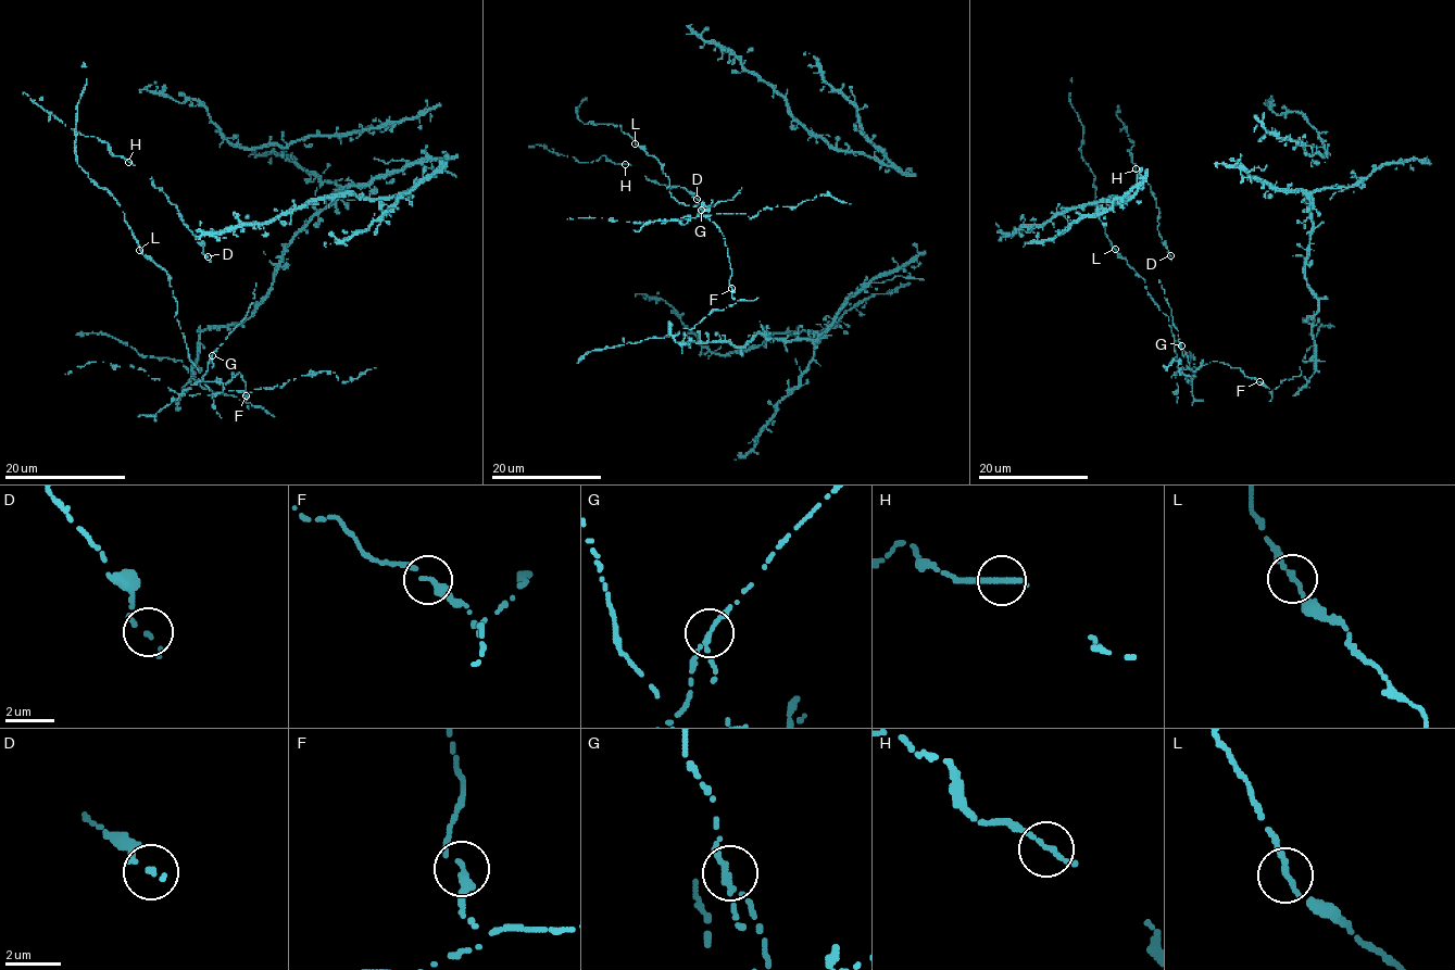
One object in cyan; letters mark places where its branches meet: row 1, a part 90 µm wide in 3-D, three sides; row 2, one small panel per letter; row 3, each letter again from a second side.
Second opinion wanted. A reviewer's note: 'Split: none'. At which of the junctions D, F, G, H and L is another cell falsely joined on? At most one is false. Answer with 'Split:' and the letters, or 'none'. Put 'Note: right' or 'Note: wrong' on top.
Note: wrong
Split: G

